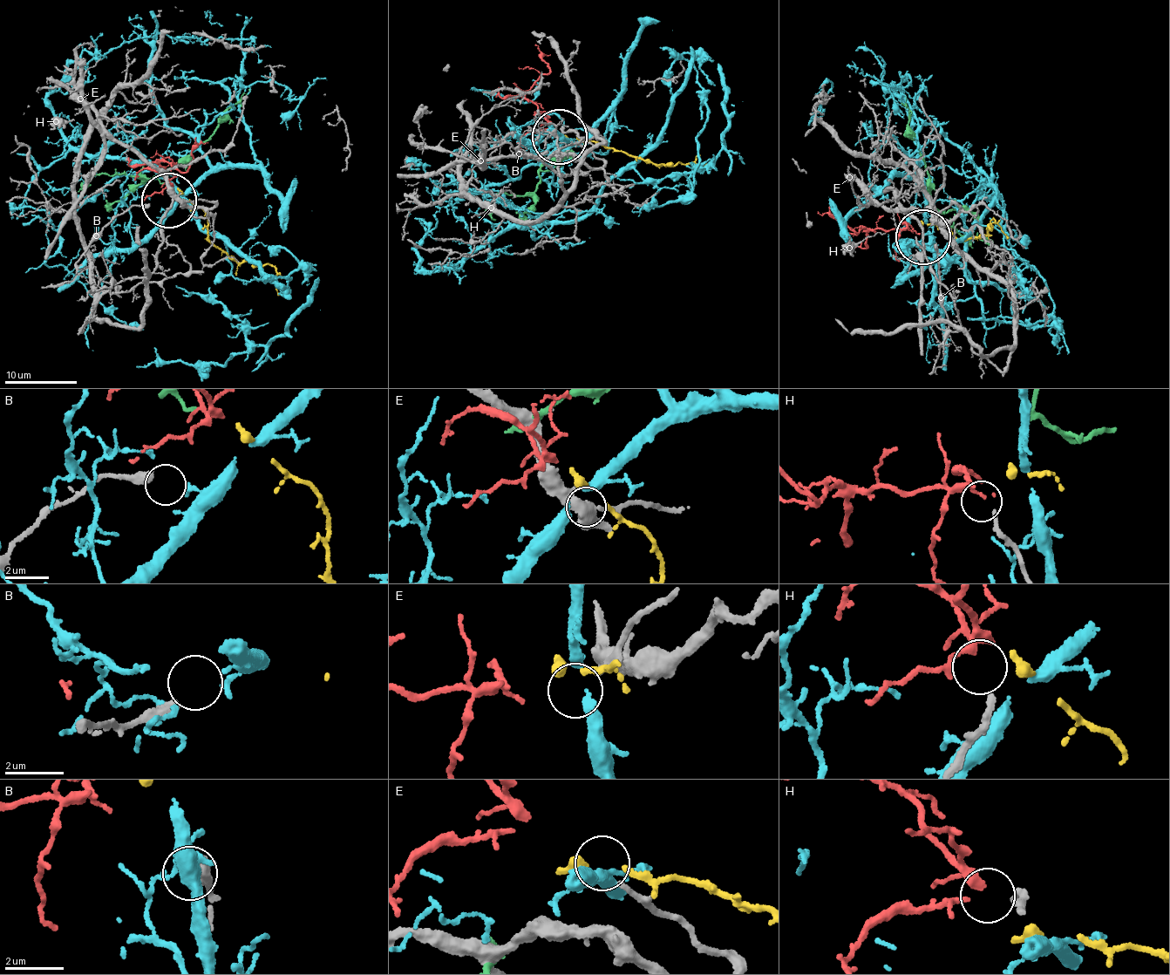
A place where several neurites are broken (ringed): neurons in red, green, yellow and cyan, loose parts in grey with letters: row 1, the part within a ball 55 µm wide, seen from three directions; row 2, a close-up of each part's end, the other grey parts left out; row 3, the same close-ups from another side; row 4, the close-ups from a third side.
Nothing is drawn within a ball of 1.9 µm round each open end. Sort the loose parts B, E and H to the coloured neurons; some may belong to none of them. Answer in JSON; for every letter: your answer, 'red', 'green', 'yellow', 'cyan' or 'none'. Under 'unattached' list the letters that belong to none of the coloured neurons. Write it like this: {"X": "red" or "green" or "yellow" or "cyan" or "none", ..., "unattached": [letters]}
{"B": "none", "E": "none", "H": "red", "unattached": ["B", "E"]}

